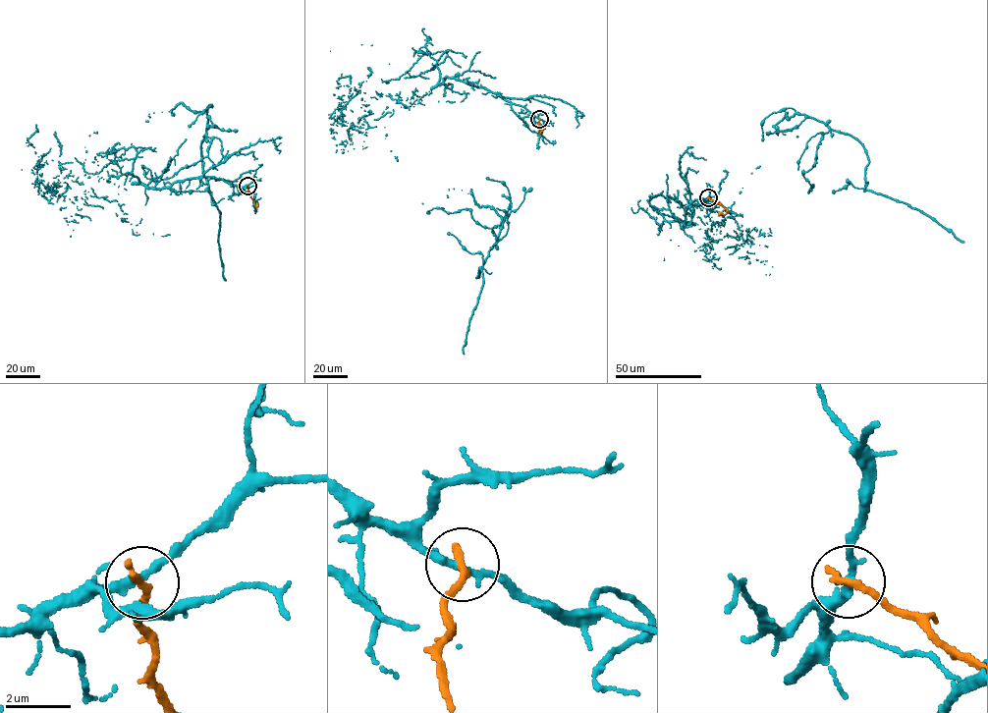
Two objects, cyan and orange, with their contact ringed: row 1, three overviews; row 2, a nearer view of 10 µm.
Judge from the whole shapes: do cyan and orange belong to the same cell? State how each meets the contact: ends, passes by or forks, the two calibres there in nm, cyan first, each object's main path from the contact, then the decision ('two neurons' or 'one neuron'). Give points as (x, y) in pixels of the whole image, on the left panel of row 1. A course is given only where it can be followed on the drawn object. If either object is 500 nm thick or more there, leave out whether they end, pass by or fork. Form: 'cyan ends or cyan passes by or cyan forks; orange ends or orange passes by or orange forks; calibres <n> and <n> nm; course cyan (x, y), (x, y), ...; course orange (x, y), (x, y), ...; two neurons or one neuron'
cyan passes by; orange ends; calibres 240 and 280 nm; course cyan (247, 186), (214, 178), (233, 182), (260, 166), (236, 130), (208, 118), (202, 167), (220, 214), (226, 280); course orange (247, 186), (256, 207), (257, 203); two neurons

